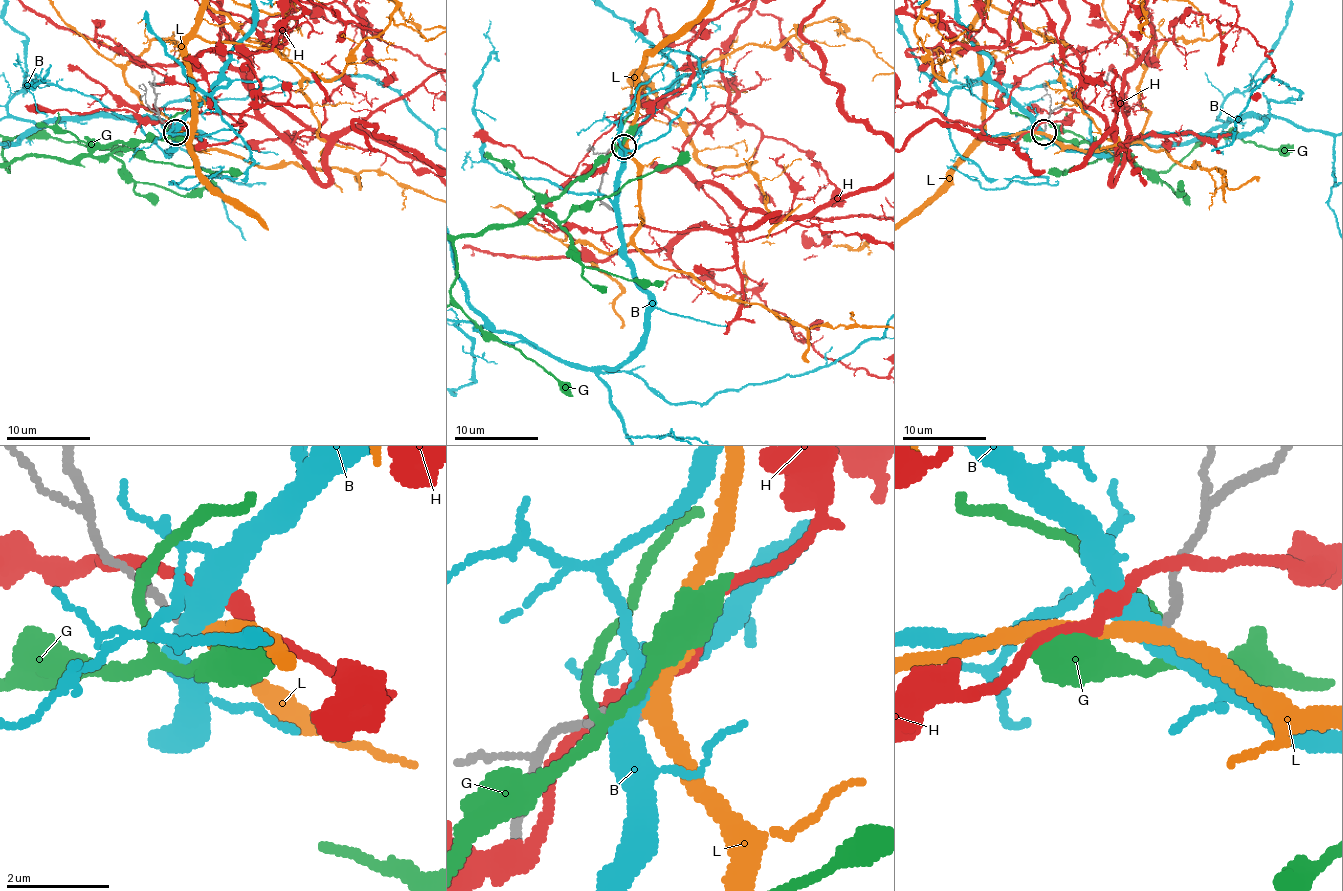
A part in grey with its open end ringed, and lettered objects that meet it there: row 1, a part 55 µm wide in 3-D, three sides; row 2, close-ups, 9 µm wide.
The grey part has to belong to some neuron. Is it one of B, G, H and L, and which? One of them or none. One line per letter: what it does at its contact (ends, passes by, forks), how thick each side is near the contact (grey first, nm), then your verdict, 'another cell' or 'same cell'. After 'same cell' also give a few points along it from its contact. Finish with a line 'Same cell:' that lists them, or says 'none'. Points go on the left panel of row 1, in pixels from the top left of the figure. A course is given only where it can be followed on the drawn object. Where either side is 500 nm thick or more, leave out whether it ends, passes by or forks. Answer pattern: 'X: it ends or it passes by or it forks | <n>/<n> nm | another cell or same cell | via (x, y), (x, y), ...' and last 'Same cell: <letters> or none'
B: it passes by | 110/440 nm | another cell
G: it forks | 100/170 nm | another cell
H: it passes by | 110/200 nm | another cell
L: it passes by | 100/300 nm | same cell
Same cell: L

